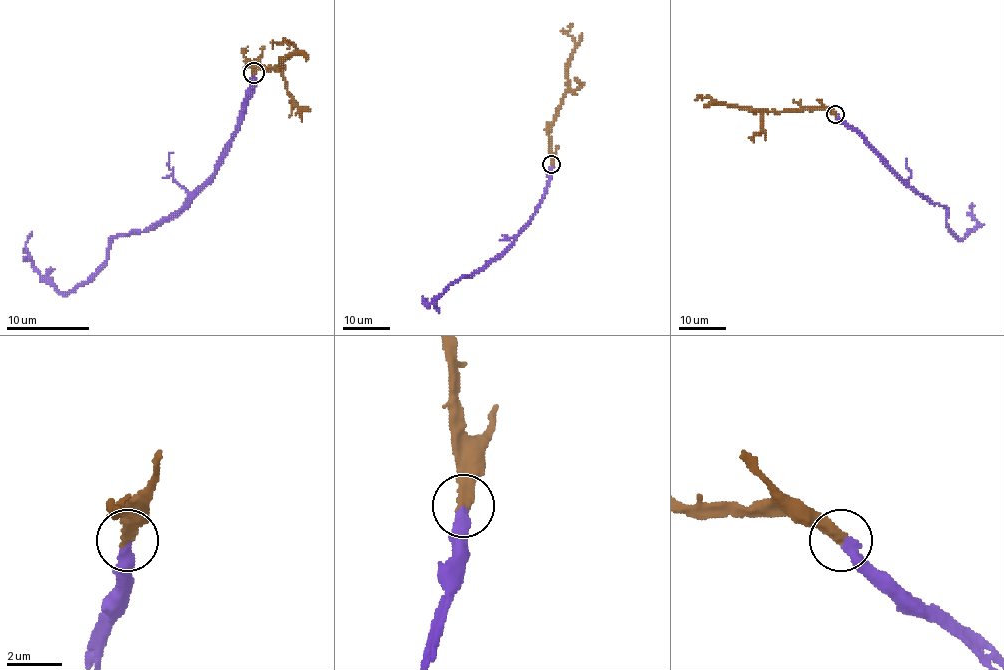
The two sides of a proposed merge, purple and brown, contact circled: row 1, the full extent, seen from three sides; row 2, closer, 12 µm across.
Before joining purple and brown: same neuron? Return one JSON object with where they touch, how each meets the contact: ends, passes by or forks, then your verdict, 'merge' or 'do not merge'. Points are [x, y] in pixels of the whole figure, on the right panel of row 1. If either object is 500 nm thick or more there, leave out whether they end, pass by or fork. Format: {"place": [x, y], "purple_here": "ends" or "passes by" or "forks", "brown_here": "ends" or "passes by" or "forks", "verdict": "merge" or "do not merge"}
{"place": [835, 114], "purple_here": "ends", "brown_here": "ends", "verdict": "merge"}

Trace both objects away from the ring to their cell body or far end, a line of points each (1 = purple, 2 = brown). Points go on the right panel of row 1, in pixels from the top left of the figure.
1: (835, 114), (916, 192), (948, 209), (946, 226), (963, 239), (977, 221), (972, 214), (971, 206), (975, 206)
2: (835, 114), (827, 110), (777, 112), (732, 107), (708, 97), (698, 97), (694, 100)

